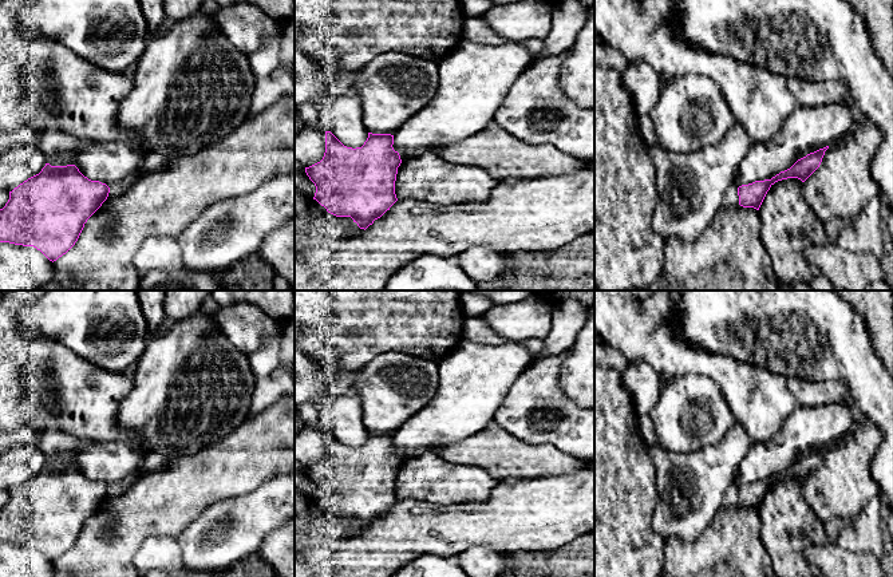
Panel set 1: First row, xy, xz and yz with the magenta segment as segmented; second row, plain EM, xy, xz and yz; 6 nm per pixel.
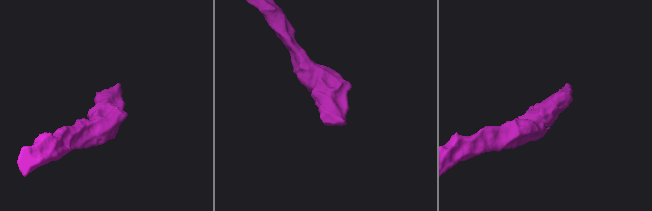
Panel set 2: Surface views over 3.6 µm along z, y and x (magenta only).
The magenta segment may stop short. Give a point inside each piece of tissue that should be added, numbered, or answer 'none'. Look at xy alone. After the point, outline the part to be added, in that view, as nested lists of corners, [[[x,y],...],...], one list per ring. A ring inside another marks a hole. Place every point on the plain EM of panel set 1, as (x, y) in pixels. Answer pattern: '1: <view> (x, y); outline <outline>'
none

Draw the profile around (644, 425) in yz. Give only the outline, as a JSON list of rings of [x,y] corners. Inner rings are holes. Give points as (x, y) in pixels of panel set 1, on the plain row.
[[[648,414],[637,415],[636,426],[641,438],[649,447],[657,443],[657,436],[653,430],[653,423]]]

